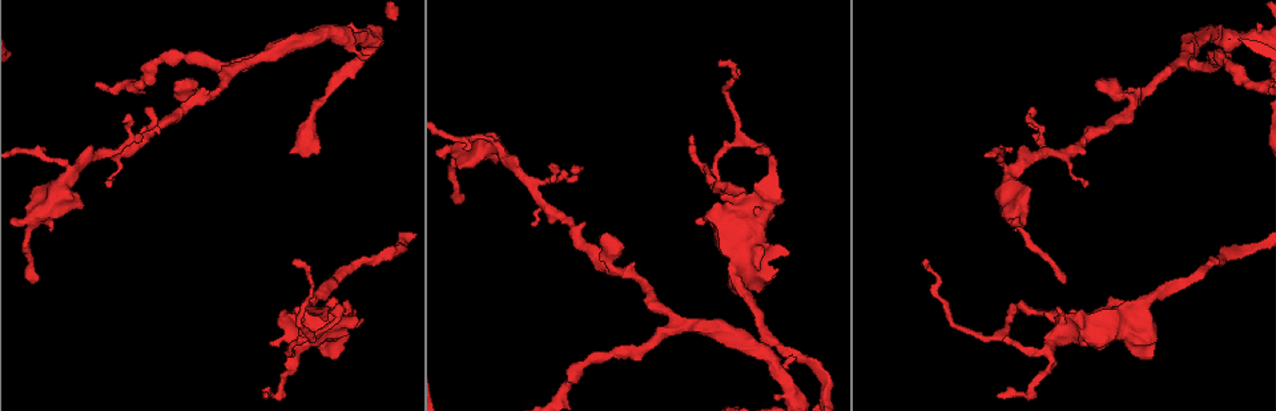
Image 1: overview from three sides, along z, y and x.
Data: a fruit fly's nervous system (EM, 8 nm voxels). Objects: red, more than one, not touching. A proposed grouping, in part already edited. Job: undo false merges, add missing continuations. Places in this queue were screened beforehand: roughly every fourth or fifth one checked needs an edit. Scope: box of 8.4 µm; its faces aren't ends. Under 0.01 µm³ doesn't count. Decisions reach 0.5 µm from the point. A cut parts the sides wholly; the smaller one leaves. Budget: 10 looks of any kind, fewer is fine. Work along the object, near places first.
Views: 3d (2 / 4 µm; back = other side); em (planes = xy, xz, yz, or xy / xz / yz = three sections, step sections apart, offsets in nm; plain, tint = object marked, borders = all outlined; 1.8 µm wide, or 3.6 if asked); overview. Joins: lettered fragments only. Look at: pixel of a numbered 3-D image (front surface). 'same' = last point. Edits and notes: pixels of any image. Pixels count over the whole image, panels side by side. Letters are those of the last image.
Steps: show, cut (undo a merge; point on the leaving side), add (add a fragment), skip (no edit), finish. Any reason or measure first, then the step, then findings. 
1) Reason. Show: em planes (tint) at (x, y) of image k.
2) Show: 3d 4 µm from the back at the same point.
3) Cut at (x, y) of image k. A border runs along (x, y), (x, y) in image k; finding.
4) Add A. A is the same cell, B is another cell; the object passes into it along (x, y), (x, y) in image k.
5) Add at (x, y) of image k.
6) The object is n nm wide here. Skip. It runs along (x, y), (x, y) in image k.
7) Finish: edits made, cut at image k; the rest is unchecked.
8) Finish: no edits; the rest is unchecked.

Three-way junction. Show: 3d 2 µm at (529, 183) of image 1.

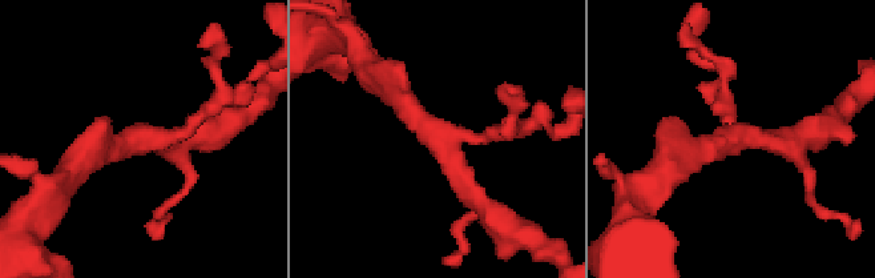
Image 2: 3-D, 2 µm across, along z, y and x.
Show: em planes (borders) at (150, 141) of image 2.

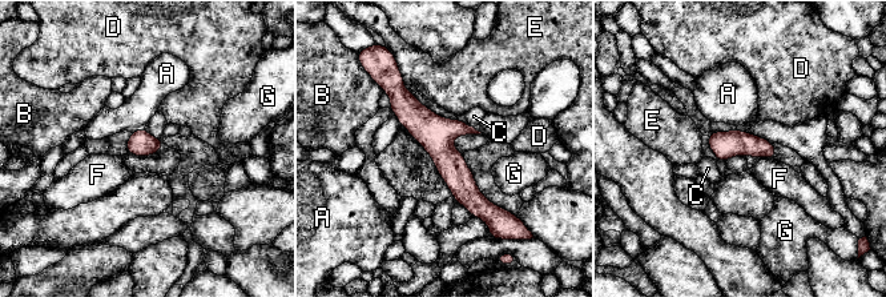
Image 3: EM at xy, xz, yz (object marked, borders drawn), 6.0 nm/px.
Skip. A, B, C, D, E, F and G are other cells; one neuron here.

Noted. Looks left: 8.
An open end. Show: 3d 2 µm at (181, 78) of image 1.

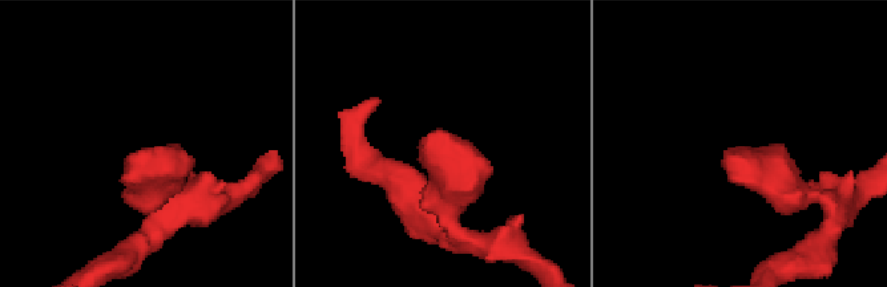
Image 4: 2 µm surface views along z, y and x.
Shape alone is not enough. Show: em planes (borders) at (435, 130) of image 4.

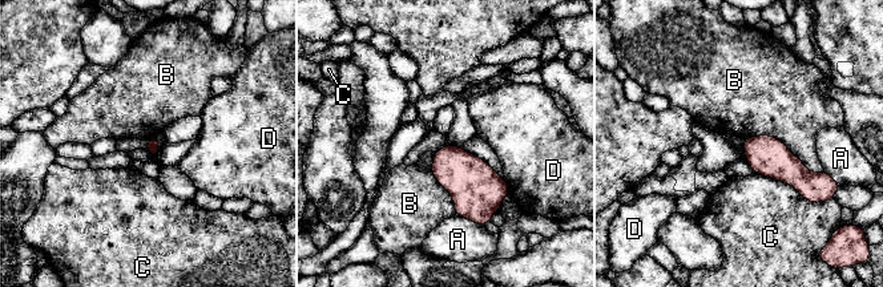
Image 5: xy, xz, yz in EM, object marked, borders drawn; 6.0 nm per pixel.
The longest contact is with B, 550 nm. Skip. A, B, C and D are other cells; none of them fits.

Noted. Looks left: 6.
Stops while still wide. Show: em xz step 4 (tint) at (789, 253) of image 1.

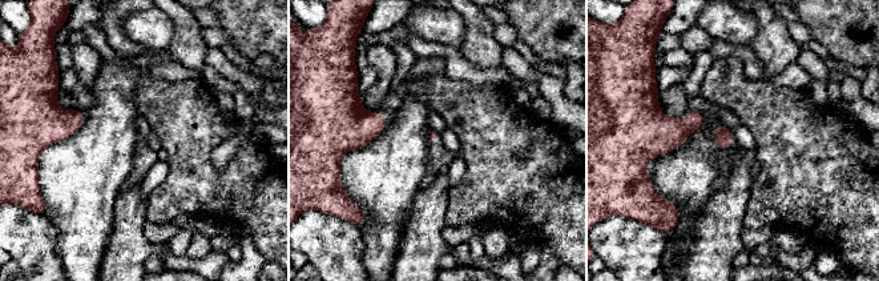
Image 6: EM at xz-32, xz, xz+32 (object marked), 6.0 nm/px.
Cut it another way. Show: em xy step 16 (borders) at the same point.

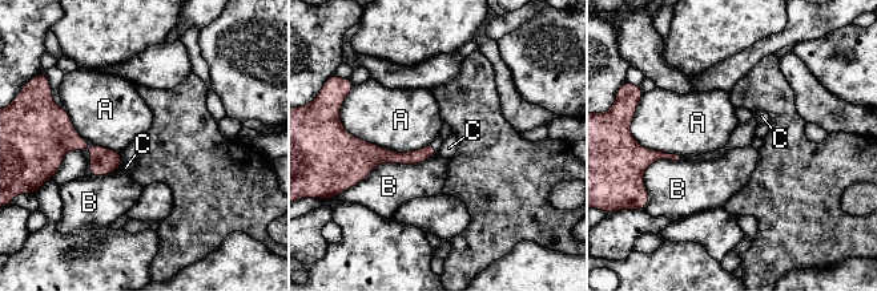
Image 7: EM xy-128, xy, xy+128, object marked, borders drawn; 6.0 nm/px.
Skip. A, B and C are other cells; a border runs along (438, 150), (434, 154) in image 7; none of them fits.

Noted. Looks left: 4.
Touches itself. Show: em planes (tint) at (313, 338) of image 1.

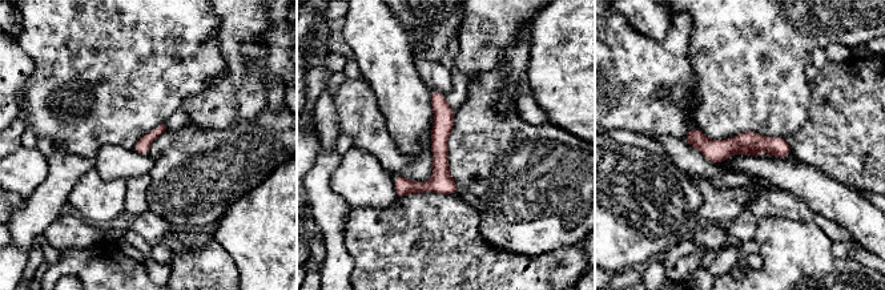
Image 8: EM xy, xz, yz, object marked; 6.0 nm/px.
Show: em planes (borders) at the same point.

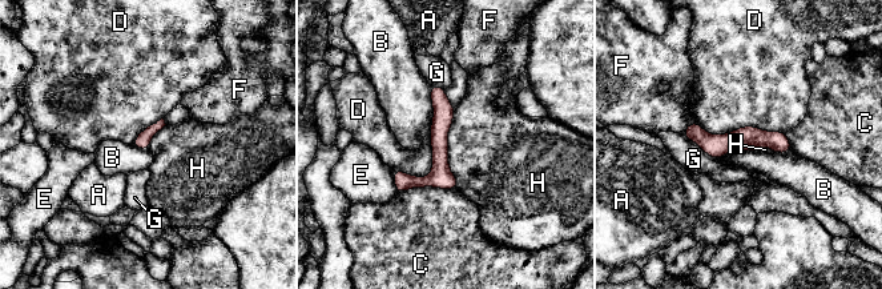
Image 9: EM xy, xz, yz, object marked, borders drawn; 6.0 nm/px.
Skip. A, B, C, D, E, F, G and H are other cells; a border runs along (454, 107), (447, 165), (456, 189) in image 9; continuous, no second neuron.

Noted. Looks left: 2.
Tapers out. Show: 3d 2 µm at (463, 201) of image 1.

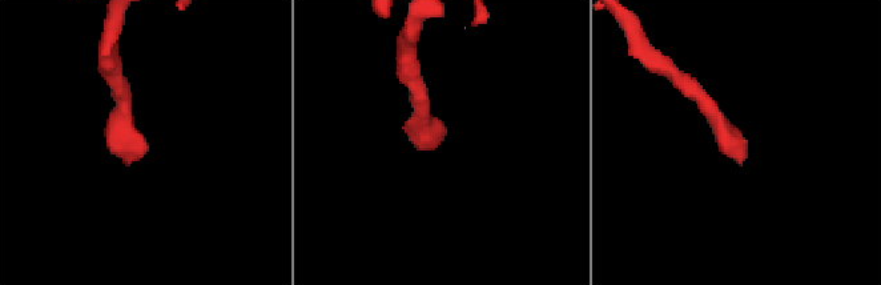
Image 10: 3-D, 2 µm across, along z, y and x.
Need the tissue. Show: em planes (borders) at (436, 146) of image 10.

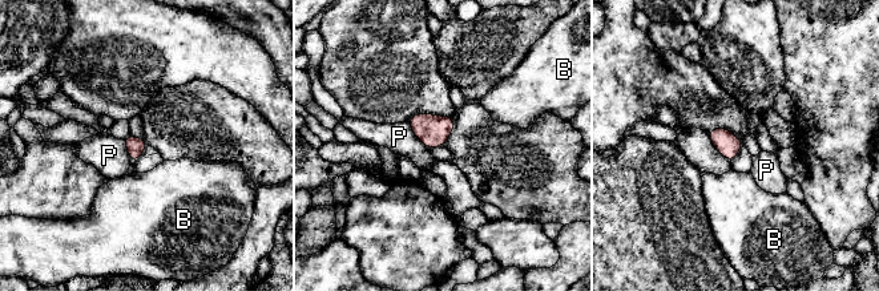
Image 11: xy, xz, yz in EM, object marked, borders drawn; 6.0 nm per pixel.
The longest contact is with P, 220 nm. Skip. B and P are other cells; a border runs along (407, 121), (412, 133), (430, 149) in image 11; none of them fits.

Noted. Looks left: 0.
Finish: no edits; the rest is unchecked.

